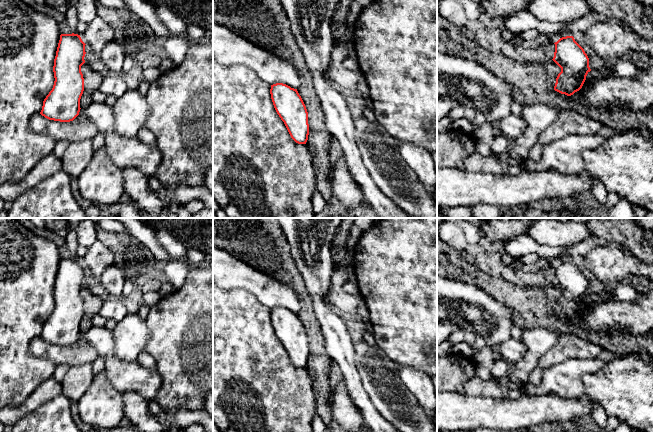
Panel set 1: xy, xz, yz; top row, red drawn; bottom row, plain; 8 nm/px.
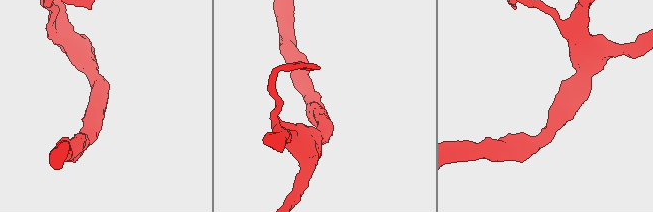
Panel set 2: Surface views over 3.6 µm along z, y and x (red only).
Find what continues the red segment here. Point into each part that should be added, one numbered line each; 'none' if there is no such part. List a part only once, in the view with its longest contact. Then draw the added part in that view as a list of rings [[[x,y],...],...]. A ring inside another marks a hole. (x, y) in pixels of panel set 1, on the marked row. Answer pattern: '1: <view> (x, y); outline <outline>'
none

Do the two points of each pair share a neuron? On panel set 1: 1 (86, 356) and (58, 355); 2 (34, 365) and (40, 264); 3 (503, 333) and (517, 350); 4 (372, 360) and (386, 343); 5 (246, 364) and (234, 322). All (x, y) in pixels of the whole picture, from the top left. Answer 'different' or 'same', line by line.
1: same
2: same
3: different
4: different
5: same

